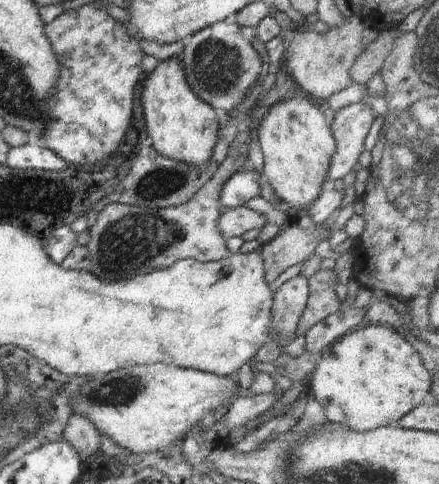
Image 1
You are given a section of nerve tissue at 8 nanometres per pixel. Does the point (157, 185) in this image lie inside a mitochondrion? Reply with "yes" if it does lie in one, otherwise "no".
yes

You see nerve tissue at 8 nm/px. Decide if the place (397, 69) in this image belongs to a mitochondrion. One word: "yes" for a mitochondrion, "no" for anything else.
no

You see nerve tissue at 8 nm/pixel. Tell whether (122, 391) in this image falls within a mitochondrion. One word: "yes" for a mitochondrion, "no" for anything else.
yes

